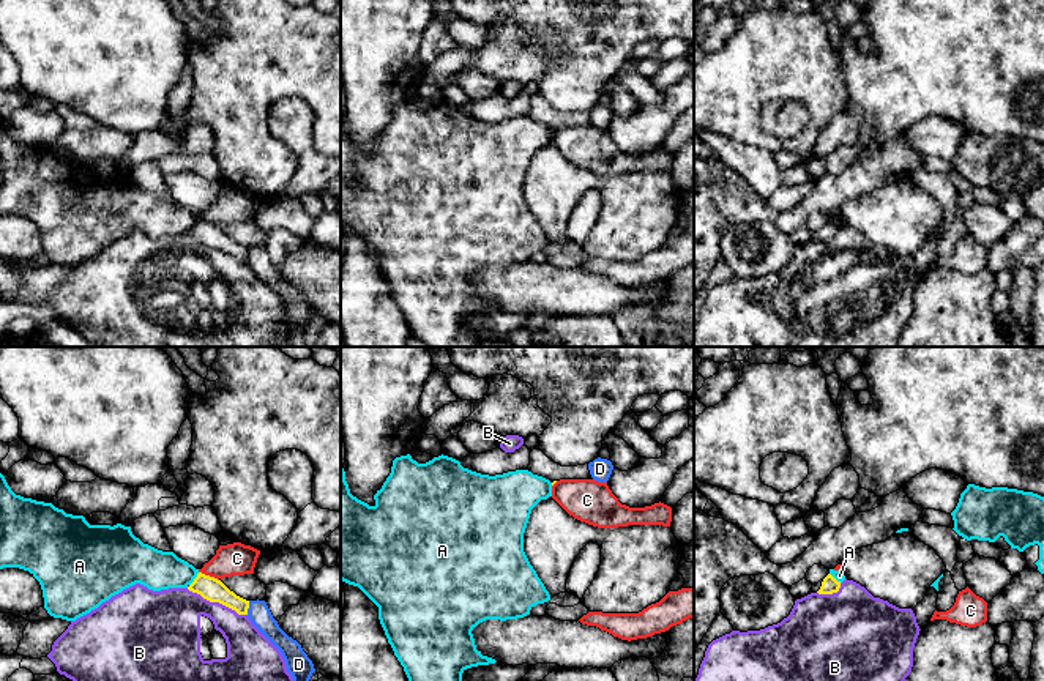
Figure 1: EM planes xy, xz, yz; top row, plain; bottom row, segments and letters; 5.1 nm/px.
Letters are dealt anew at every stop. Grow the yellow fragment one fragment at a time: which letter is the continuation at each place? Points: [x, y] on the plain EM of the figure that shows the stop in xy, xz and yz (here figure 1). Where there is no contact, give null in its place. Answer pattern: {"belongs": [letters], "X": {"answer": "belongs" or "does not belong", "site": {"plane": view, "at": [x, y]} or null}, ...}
{"belongs": [], "A": {"answer": "does not belong", "site": {"plane": "xy", "at": [194, 227]}}, "B": {"answer": "does not belong", "site": {"plane": "xy", "at": [216, 248]}}, "C": {"answer": "does not belong", "site": {"plane": "xy", "at": [208, 223]}}, "D": {"answer": "does not belong", "site": {"plane": "xy", "at": [248, 254]}}}

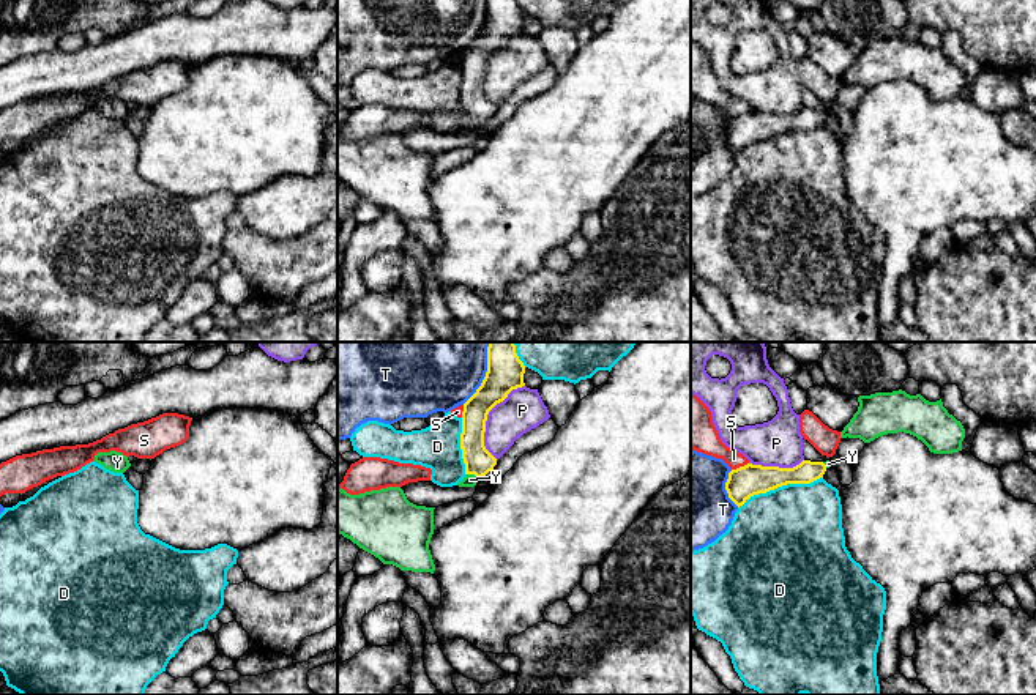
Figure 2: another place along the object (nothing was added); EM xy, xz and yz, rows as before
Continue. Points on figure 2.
{"belongs": ["Y"], "D": {"answer": "does not belong", "site": {"plane": "yz", "at": [779, 133]}}, "P": {"answer": "does not belong", "site": {"plane": "xz", "at": [486, 65]}}, "S": {"answer": "does not belong", "site": {"plane": "yz", "at": [740, 114]}}, "T": {"answer": "does not belong", "site": {"plane": "xz", "at": [484, 26]}}, "Y": {"answer": "belongs", "site": {"plane": "xz", "at": [472, 120]}}}

